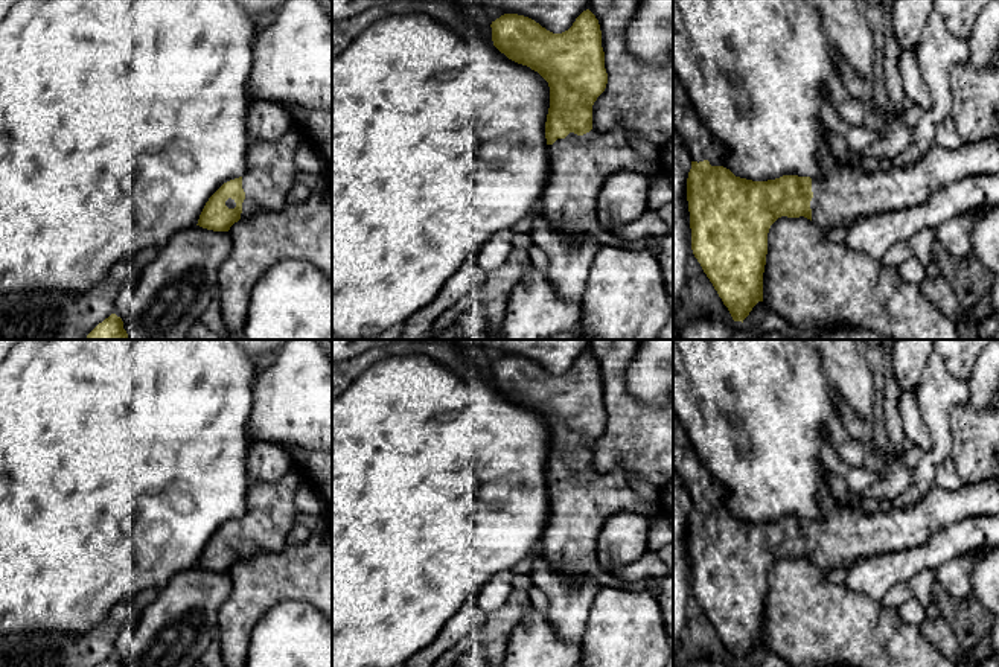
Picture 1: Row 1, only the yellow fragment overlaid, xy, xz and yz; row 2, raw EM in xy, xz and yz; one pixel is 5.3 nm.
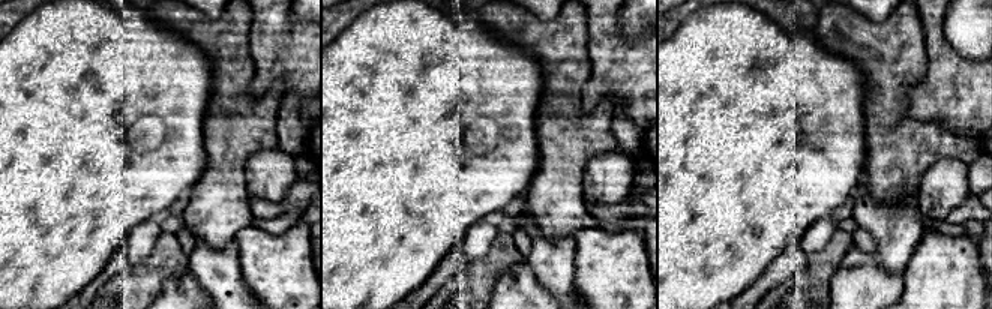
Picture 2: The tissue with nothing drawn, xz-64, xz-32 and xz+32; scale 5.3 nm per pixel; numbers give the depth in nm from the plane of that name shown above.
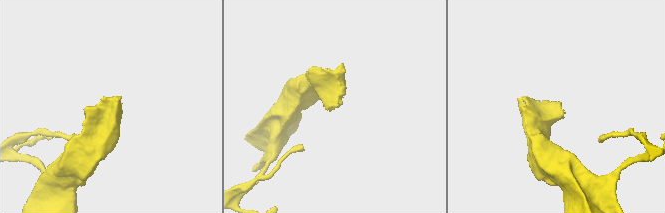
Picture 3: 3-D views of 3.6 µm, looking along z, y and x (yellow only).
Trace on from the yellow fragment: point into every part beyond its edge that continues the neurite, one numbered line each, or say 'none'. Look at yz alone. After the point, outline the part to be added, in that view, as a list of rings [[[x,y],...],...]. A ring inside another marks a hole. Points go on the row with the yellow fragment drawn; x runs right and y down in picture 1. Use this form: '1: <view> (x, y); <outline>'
1: yz (842, 194); [[[999,142],[965,143],[959,149],[934,145],[915,164],[865,172],[853,154],[850,166],[821,154],[822,174],[812,178],[812,222],[830,231],[850,228],[857,219],[917,207],[941,187],[969,177],[999,175]]]

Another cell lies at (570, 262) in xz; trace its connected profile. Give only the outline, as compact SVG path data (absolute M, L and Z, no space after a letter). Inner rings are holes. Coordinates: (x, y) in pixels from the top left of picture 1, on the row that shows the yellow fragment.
M538 209L538 218L533 222L530 236L542 248L550 265L545 274L550 285L568 302L582 306L588 283L589 270L598 250L598 244L591 241L570 242L556 230Z

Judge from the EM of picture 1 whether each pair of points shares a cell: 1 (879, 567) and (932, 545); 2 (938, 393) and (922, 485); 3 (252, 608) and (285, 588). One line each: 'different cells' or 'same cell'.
1: same cell
2: same cell
3: same cell

